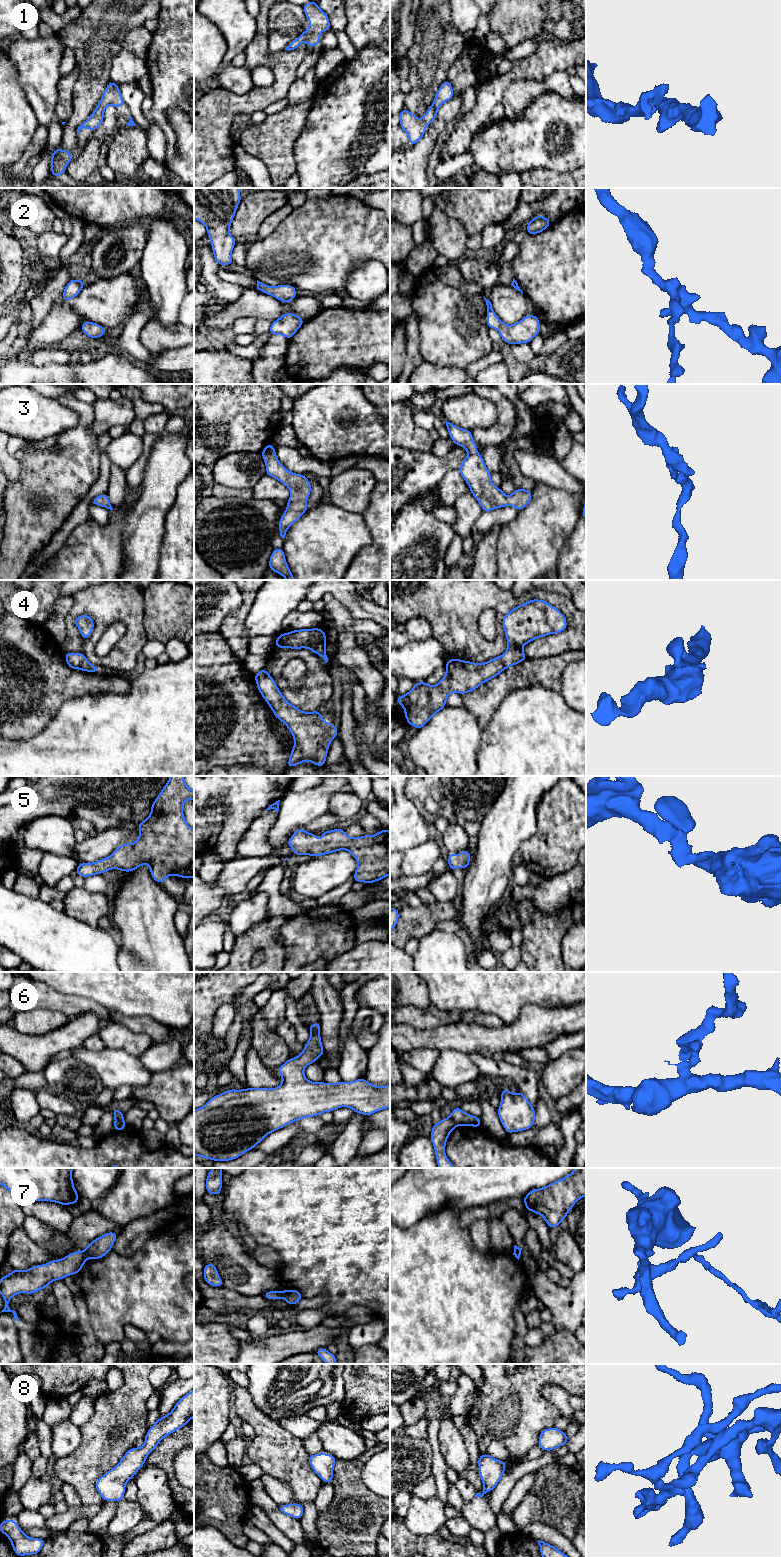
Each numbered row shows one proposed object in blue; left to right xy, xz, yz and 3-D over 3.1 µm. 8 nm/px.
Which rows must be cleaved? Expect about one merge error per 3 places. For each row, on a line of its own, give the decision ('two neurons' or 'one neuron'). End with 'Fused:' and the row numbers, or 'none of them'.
1: one neuron
2: one neuron
3: one neuron
4: one neuron
5: one neuron
6: two neurons
7: two neurons
8: one neuron
Fused: 6, 7

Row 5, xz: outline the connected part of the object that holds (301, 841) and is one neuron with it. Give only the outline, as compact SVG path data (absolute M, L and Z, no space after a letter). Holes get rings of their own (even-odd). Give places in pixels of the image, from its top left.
M298 828L285 845L289 845L294 855L310 855L317 857L330 854L339 850L349 851L357 860L358 867L353 874L355 882L371 884L390 875L390 831L383 829L375 835L364 835L361 837L349 837L343 828L322 832L322 838L317 842L317 835Z

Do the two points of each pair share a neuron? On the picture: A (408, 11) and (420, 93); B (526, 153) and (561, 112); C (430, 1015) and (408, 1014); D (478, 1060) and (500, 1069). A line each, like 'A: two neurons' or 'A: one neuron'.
A: two neurons
B: one neuron
C: one neuron
D: one neuron

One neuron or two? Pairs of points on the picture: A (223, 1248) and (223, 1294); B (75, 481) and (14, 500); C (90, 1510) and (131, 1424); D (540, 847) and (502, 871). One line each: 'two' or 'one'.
A: two
B: one
C: two
D: two

